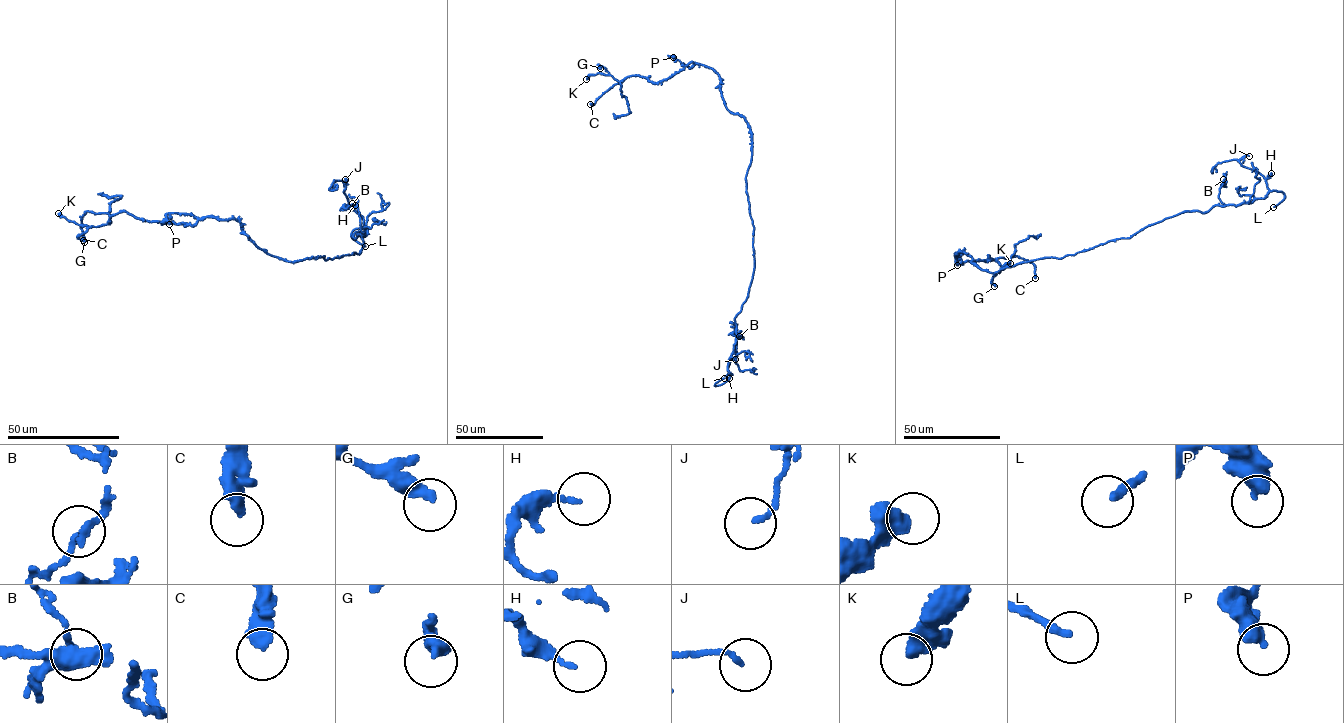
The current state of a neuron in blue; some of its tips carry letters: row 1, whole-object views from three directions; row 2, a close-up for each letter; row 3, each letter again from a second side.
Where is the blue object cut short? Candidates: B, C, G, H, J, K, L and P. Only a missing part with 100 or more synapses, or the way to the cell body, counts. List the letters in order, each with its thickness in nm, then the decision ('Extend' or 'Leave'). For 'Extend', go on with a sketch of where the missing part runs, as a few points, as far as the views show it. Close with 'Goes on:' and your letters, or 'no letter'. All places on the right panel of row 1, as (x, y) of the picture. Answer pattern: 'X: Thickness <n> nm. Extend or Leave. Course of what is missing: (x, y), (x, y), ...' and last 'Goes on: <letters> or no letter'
B: Thickness 170 nm. Leave
C: Thickness 400 nm. Leave
G: Thickness 360 nm. Leave
H: Thickness 140 nm. Leave
J: Thickness 140 nm. Leave
K: Thickness 440 nm. Leave
L: Thickness 240 nm. Extend. Course of what is missing: (1273, 207), (1279, 212), (1295, 212), (1307, 206)
P: Thickness 480 nm. Leave
Goes on: L

